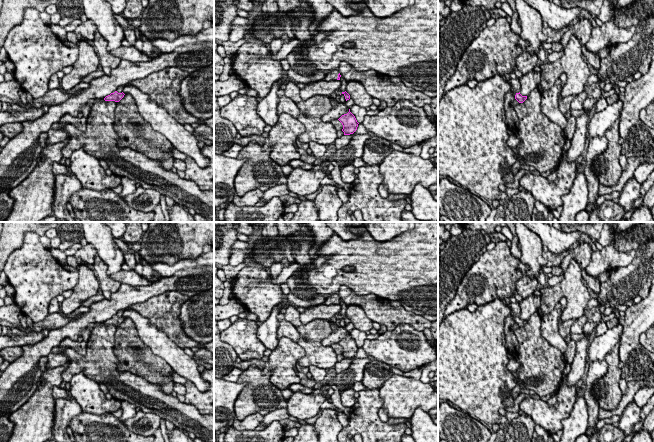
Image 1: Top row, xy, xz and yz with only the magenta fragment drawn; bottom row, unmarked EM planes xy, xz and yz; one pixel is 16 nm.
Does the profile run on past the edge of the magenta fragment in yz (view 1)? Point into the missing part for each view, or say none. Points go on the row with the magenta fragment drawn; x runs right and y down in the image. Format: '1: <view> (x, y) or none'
1: none

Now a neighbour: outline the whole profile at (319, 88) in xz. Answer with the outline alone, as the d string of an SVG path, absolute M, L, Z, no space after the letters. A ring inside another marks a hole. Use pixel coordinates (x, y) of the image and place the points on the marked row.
M320 80L300 89L300 96L303 100L307 100L314 96L328 97L332 93L335 93L337 89L340 89L340 86L341 86L340 80L332 81Z

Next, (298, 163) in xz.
M300 159L291 160L288 164L292 166L293 168L301 168L304 170L311 170L315 166L313 163L305 163L301 161Z

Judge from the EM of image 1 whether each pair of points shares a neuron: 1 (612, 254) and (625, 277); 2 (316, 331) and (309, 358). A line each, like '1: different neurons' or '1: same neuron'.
1: different neurons
2: same neuron

